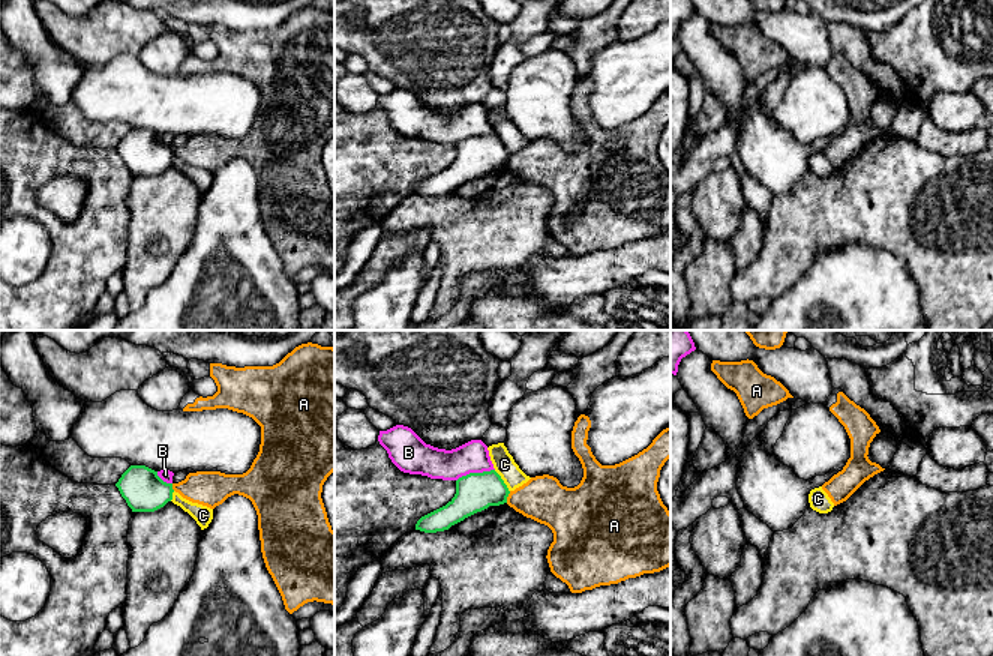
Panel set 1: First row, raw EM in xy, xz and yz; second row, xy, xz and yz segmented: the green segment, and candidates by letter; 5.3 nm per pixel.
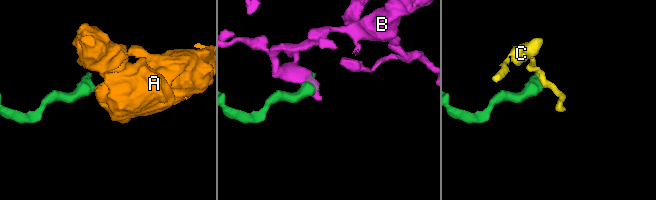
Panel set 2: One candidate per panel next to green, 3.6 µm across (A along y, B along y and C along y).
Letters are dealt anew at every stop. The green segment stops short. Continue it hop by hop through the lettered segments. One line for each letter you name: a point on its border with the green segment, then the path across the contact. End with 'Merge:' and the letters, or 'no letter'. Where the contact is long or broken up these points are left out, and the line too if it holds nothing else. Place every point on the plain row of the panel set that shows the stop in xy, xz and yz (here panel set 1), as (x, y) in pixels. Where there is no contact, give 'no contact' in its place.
Merge: no letter

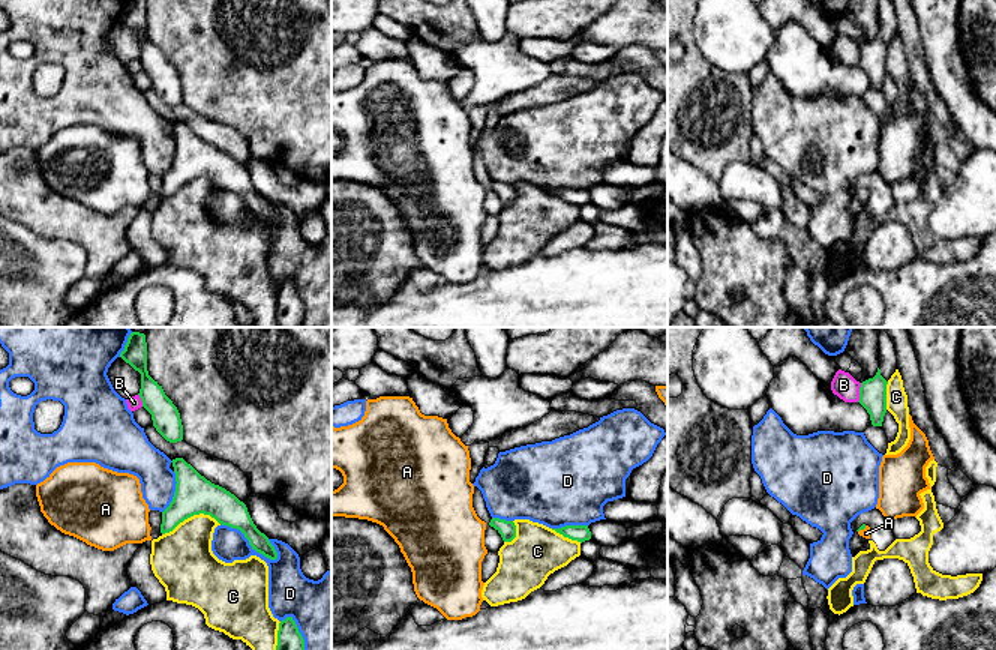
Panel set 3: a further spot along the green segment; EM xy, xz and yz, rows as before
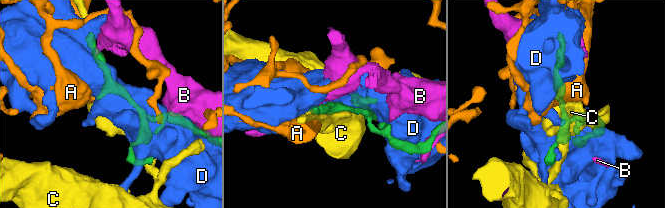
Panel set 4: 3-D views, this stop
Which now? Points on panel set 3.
A: yz (861, 192) | across yz (863, 189), (861, 192), (866, 197)
Merge: A

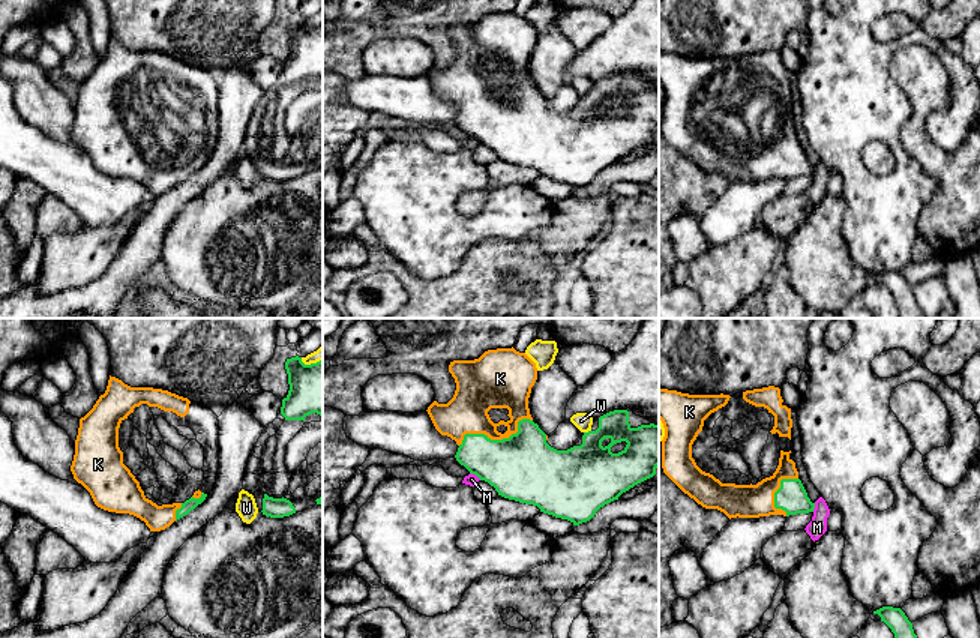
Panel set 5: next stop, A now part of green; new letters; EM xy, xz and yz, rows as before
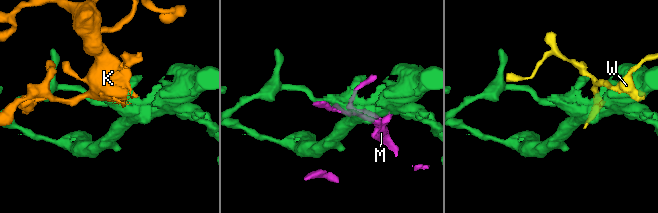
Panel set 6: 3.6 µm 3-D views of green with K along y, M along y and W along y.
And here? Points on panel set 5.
K: xz (497, 104)
Merge: K

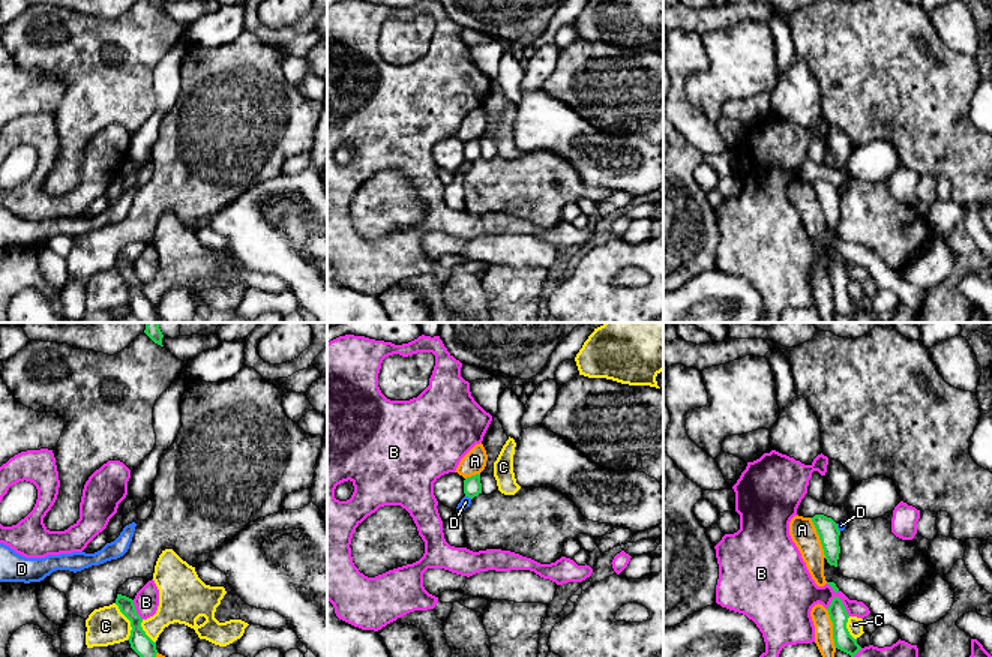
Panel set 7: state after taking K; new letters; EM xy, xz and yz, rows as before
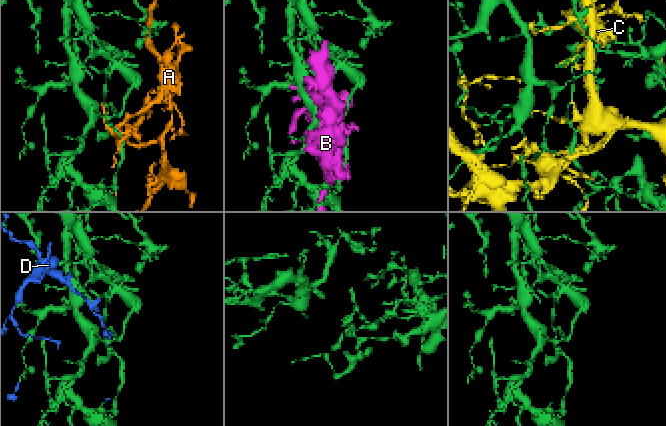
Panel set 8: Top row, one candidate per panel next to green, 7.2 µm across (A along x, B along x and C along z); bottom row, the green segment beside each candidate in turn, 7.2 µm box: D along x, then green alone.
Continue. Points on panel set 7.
Merge: no letter

